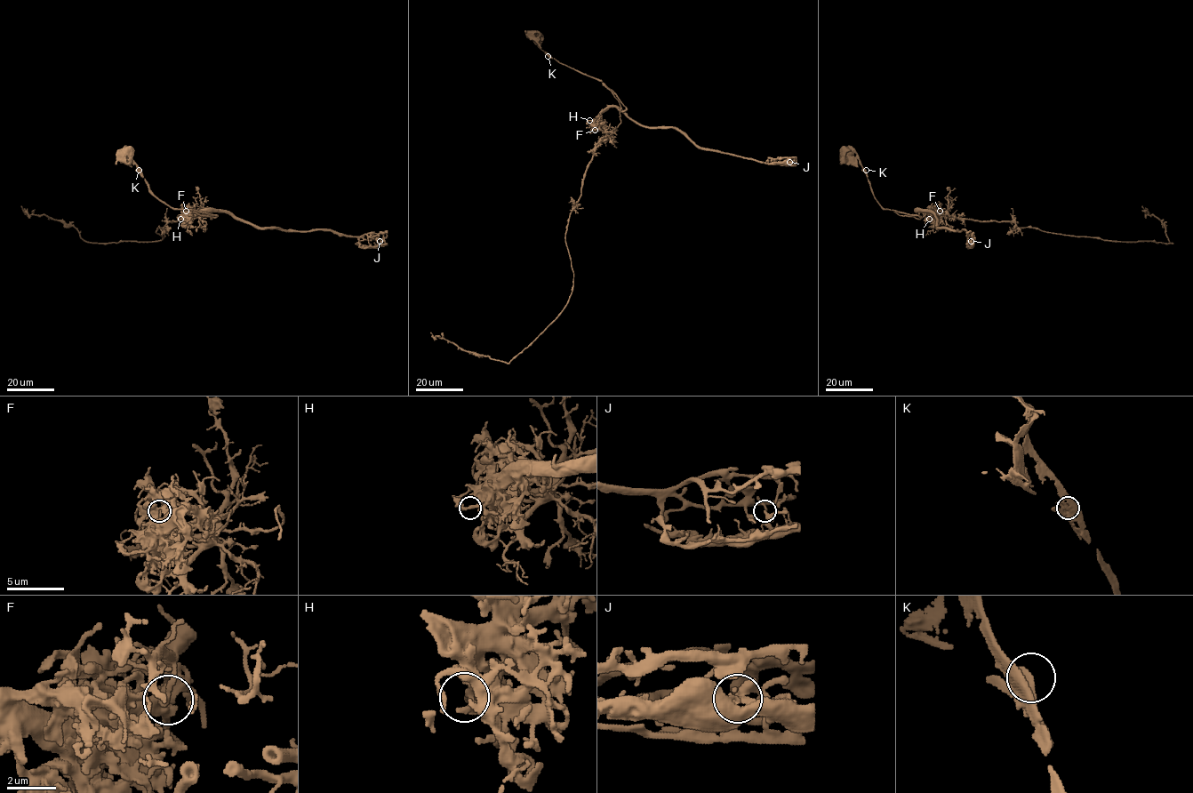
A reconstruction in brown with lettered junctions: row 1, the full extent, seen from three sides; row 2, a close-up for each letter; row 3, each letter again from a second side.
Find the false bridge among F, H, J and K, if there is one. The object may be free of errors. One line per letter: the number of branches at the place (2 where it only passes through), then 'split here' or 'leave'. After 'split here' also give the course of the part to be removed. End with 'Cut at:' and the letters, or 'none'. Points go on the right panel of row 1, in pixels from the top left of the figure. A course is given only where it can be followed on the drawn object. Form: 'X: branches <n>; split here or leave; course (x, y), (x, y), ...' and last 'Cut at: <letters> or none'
F: branches 2; split here; course (940, 210), (938, 206), (958, 218), (1010, 221), (1069, 236), (1172, 243), (1161, 220), (1147, 215), (1141, 206)
H: branches 2; leave
J: branches 2; leave
K: branches 2; leave
Cut at: F

